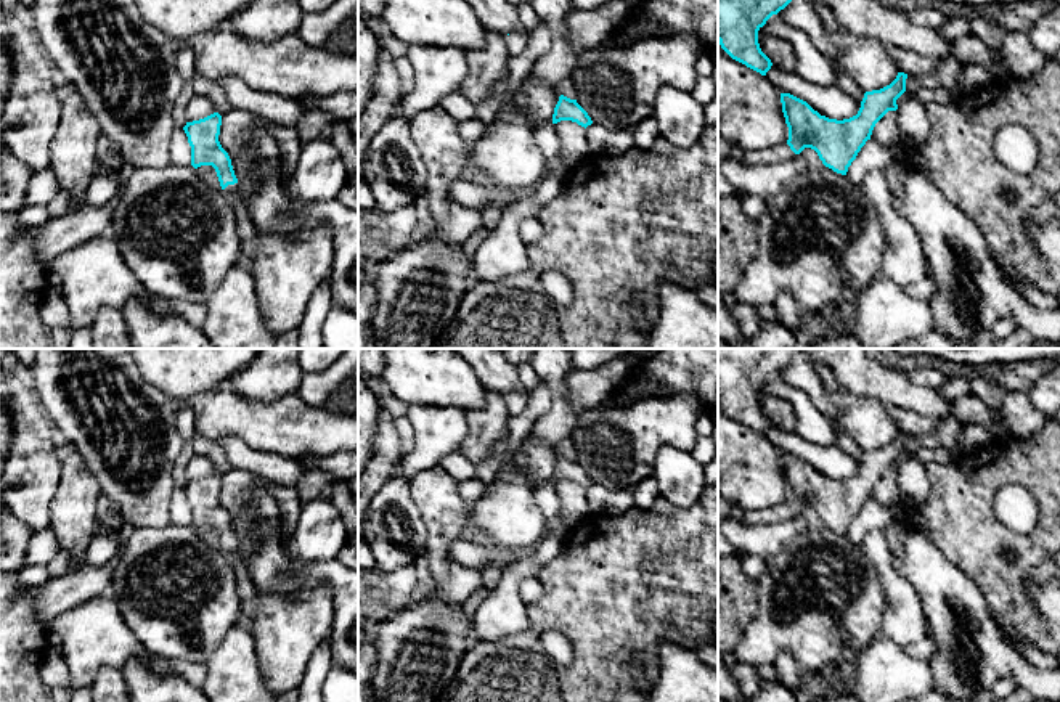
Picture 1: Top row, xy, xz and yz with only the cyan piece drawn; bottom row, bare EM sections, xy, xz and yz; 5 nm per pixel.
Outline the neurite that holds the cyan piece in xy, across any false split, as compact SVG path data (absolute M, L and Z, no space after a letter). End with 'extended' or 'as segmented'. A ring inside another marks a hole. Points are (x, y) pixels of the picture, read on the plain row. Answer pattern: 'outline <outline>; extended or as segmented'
outline M214 472L204 479L186 482L183 487L191 506L191 525L212 525L217 532L222 549L228 554L239 554L239 543L231 519L218 501L222 475Z; extended

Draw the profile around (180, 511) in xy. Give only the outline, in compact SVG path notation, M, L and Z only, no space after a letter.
M175 487L169 504L169 512L173 524L191 525L191 506L183 488Z

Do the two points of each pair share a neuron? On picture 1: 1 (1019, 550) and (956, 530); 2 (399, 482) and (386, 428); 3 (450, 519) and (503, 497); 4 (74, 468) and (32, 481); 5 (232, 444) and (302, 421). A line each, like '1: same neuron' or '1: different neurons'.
1: same neuron
2: different neurons
3: different neurons
4: different neurons
5: different neurons

